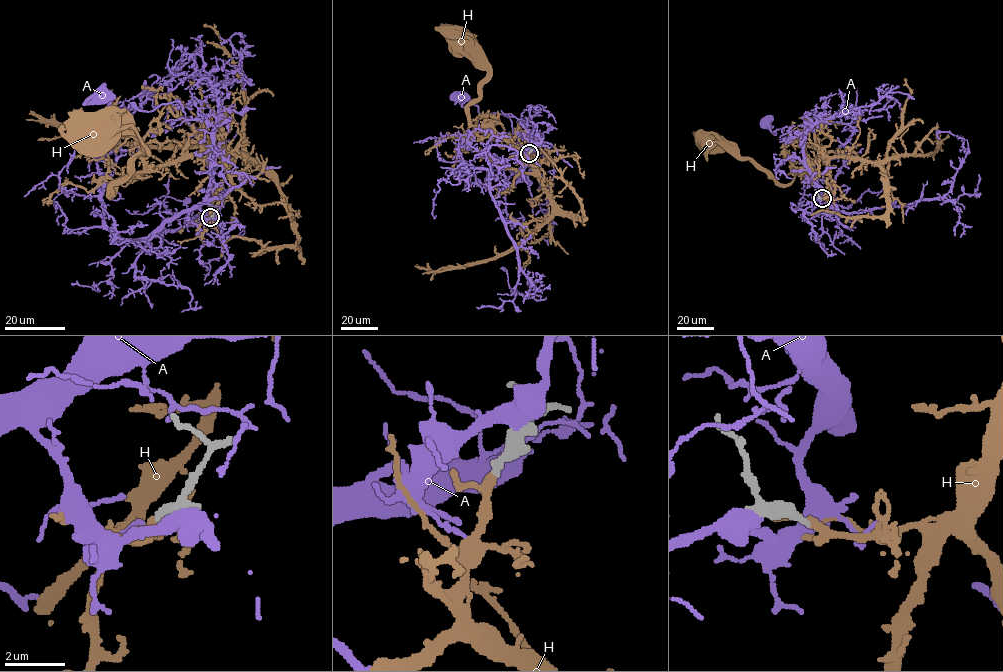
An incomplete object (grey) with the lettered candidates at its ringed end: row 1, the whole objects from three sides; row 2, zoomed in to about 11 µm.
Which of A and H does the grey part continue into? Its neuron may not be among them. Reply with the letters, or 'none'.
H

